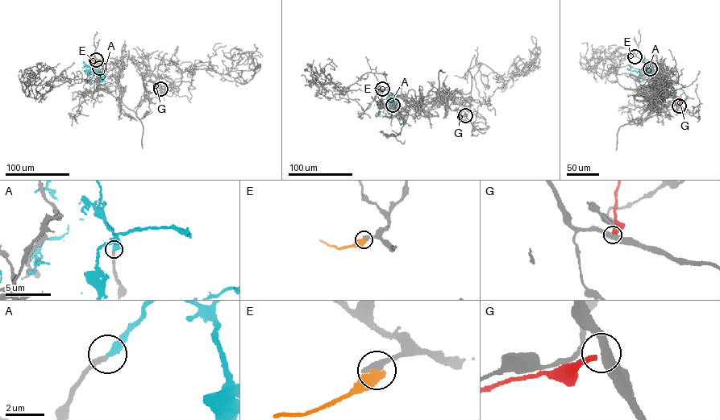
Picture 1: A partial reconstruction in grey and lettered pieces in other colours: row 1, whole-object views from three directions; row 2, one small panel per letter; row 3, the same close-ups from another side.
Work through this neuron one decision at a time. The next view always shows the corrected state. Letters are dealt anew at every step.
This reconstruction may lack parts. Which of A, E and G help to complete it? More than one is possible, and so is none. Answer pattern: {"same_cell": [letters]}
{"same_cell": []}

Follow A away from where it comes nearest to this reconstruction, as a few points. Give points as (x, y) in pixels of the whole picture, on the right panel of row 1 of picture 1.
A: (650, 68), (649, 73), (645, 72), (652, 66), (656, 71), (656, 66), (652, 65)

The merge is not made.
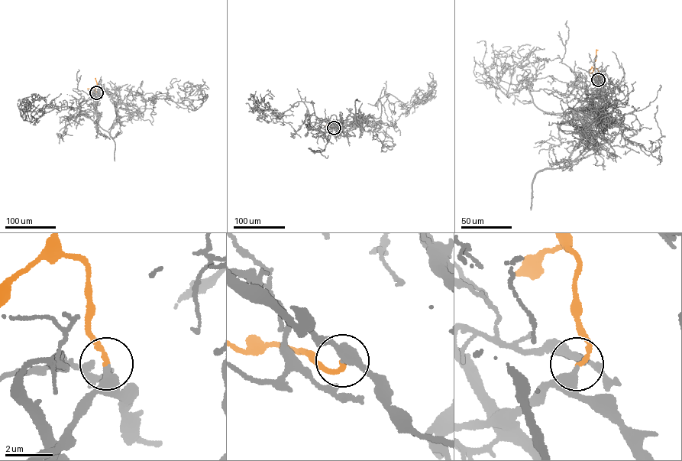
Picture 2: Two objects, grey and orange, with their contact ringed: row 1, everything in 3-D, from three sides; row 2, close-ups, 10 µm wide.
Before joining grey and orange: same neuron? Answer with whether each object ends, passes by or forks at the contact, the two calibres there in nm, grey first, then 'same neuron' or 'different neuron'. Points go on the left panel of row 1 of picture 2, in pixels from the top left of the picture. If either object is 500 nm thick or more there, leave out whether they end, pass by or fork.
grey passes by | orange ends | 340/190 nm | same neuron

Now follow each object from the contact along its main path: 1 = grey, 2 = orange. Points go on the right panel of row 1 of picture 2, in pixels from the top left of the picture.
1: (598, 79), (593, 136), (572, 161), (607, 142), (569, 123), (570, 107), (605, 131), (604, 103), (586, 112)
2: (598, 79), (597, 69), (594, 67), (589, 72), (592, 67)

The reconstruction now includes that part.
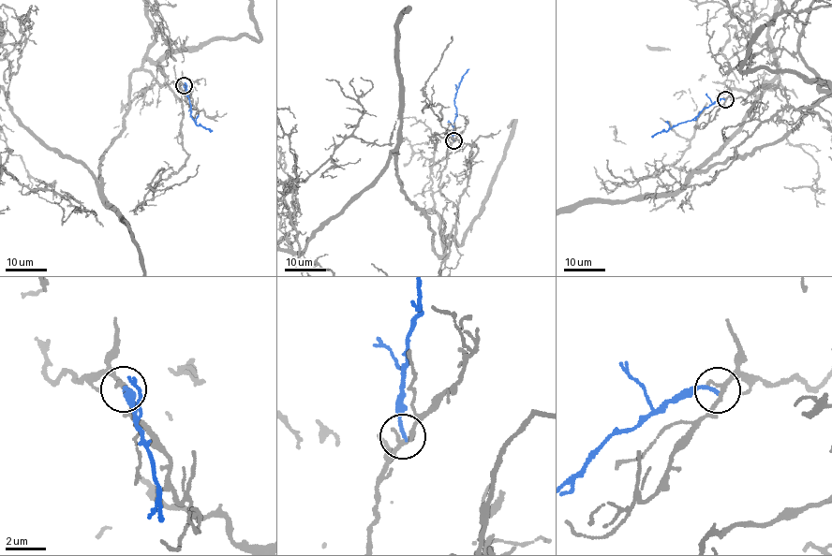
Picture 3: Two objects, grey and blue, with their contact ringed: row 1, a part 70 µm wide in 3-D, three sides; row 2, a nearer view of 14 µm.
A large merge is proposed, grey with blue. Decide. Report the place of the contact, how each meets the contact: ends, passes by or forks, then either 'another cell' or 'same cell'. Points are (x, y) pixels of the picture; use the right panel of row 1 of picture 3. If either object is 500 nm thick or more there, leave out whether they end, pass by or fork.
place (725, 99); grey passes by; blue ends; another cell

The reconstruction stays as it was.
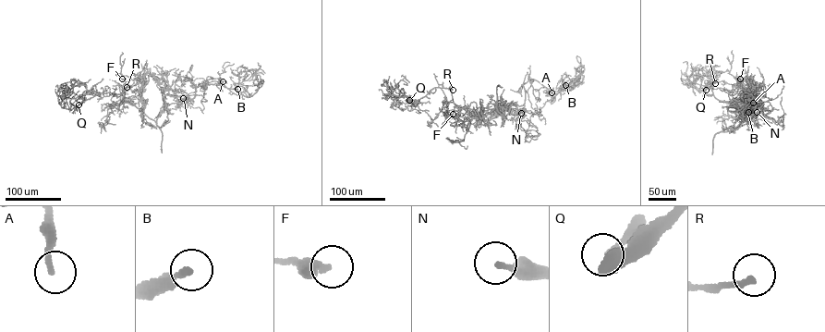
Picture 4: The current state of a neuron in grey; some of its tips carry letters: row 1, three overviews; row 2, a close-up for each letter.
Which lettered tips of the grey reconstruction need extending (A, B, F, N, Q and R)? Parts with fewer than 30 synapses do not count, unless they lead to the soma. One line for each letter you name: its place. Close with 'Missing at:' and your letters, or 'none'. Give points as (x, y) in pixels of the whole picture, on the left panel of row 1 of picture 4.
A: place (223, 81)
Q: place (78, 104)
R: place (127, 87)
Missing at: A, Q, R

